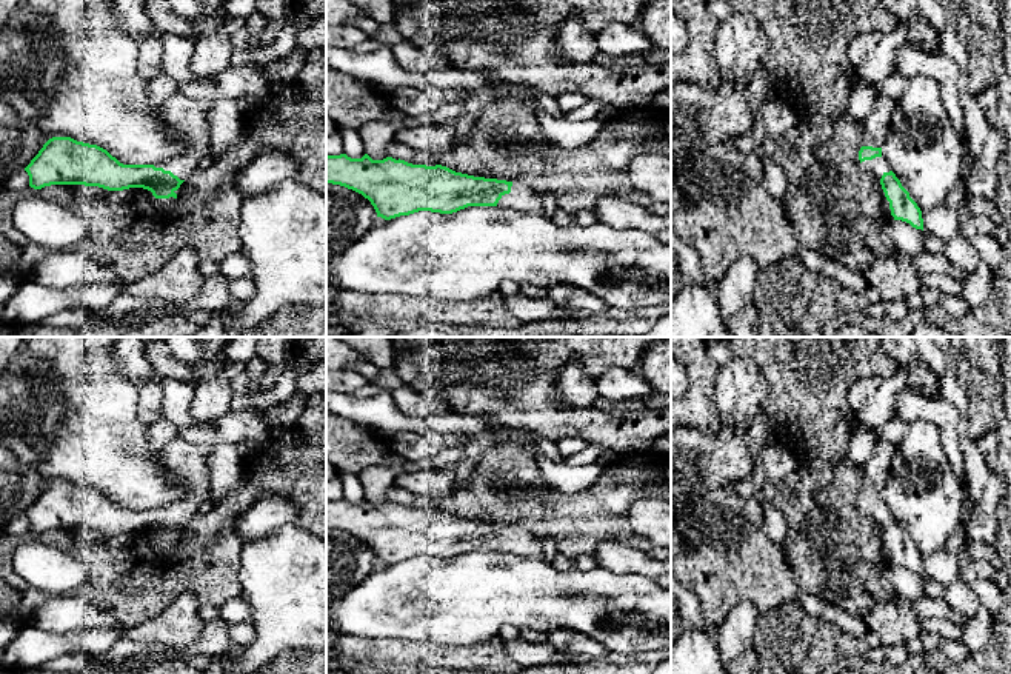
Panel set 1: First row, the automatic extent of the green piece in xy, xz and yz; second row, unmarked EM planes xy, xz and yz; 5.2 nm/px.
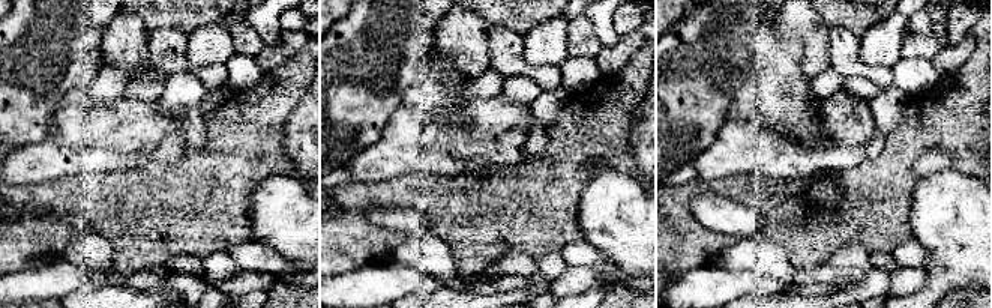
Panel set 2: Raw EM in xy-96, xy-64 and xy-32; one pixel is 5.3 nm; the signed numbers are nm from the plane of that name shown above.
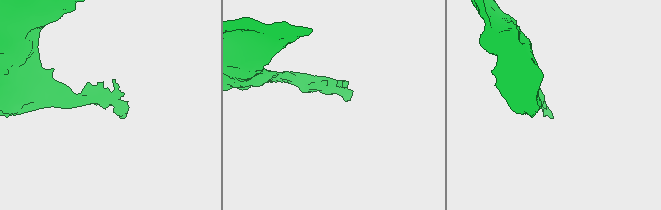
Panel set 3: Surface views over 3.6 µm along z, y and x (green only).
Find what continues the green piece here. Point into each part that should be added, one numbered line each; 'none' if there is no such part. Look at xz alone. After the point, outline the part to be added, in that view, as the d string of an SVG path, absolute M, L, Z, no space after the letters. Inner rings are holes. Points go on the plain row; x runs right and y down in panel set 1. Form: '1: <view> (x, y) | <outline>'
1: xz (520, 543) | M512 526L511 537L502 540L497 548L500 552L511 552L525 557L542 557L542 540Z

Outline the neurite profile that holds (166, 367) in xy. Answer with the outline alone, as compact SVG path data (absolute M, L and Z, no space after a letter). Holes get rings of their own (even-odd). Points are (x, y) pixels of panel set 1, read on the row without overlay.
M158 337L154 342L145 343L145 354L160 379L194 382L197 374L195 369L192 369L188 363L177 360L171 354L166 337Z

